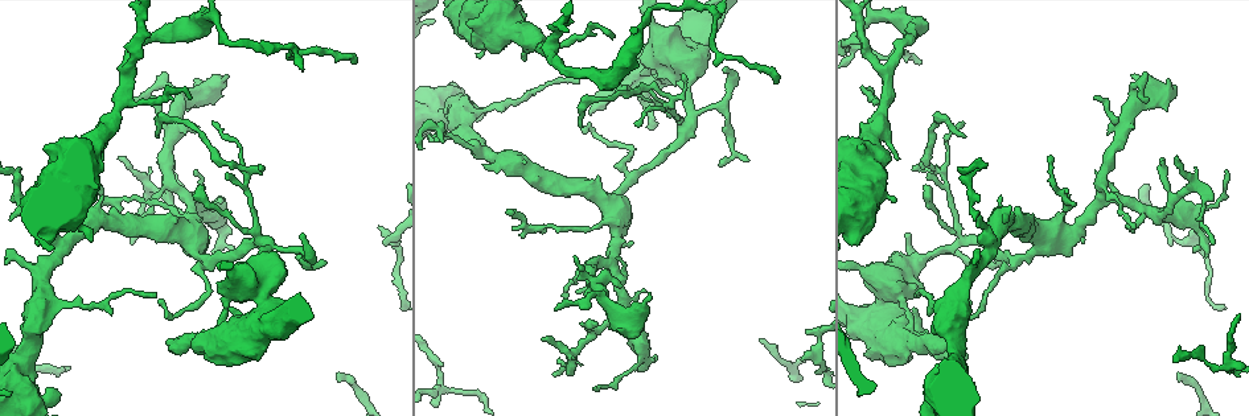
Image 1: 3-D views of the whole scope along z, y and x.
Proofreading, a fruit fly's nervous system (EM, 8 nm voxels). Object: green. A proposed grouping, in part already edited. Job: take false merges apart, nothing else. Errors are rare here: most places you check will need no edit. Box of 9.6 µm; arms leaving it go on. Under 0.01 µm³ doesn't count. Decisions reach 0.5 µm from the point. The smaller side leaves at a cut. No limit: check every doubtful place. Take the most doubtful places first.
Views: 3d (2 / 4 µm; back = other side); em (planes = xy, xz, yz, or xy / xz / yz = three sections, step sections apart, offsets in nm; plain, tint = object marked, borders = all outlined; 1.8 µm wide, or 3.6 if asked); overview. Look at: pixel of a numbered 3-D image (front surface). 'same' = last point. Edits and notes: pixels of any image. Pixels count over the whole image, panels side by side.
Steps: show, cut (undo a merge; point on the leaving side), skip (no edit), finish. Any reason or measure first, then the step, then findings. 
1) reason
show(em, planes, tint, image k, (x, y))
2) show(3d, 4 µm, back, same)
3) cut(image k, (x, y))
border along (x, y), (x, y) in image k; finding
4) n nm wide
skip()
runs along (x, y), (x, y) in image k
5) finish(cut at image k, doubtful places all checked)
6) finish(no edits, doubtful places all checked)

thick turns thin
show(em, 3.6 µm, xy, step 8, tint, image 1, (962, 241))

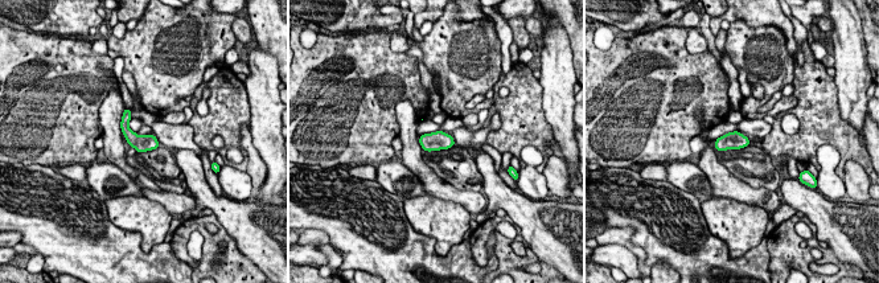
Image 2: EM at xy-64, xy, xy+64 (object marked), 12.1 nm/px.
skip()
runs along (127, 113), (126, 130), (153, 146) in image 2; all the same neuron

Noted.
sharp bend
show(3d, 4 µm, image 1, (248, 171))

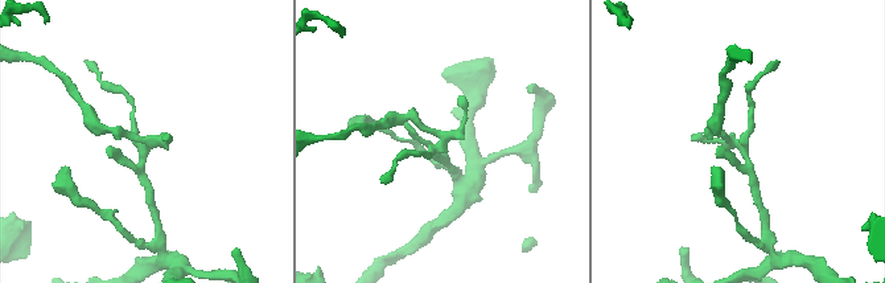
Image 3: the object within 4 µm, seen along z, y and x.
shape alone is not enough
show(em, 3.6 µm, xy, step 4, tint, image 3, (146, 147))

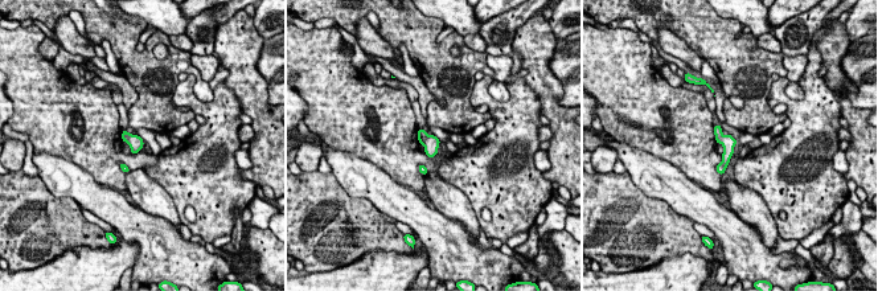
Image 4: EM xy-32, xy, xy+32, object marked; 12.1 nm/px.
cut it another way
show(em, 3.6 µm, planes, tint, same)

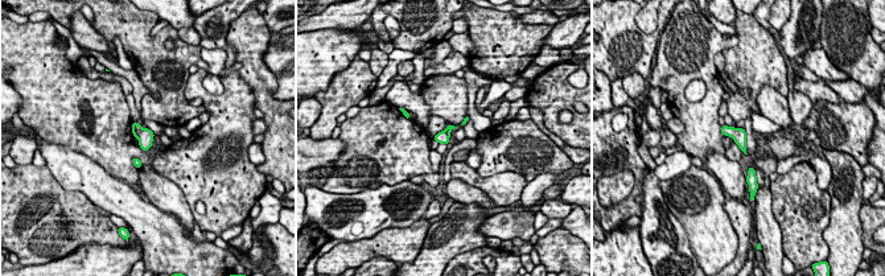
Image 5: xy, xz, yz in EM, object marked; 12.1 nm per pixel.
skip()
continuous, no second neuron

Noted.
thick turns thin
show(em, 3.6 µm, xy, step 8, tint, image 1, (266, 312))

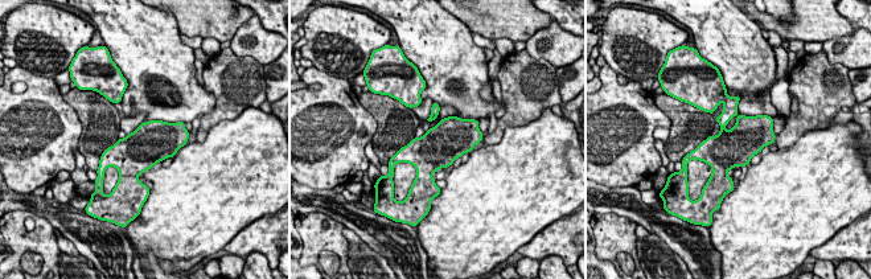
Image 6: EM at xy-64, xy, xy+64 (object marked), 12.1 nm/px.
another direction
show(em, 3.6 µm, planes, tint, same)

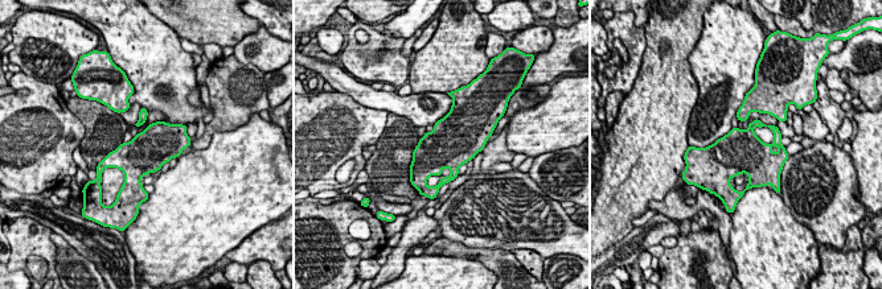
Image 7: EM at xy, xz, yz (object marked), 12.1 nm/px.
skip()
continuous, no second neuron

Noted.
abrupt turn
show(em, yz, step 8, tint, image 1, (907, 333))

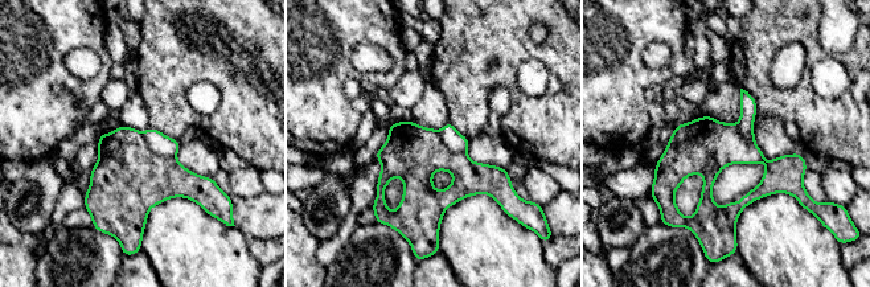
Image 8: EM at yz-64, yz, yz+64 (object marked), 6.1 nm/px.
340 nm wide
skip()
one neuron here

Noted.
finish(no edits, doubtful places all checked)

